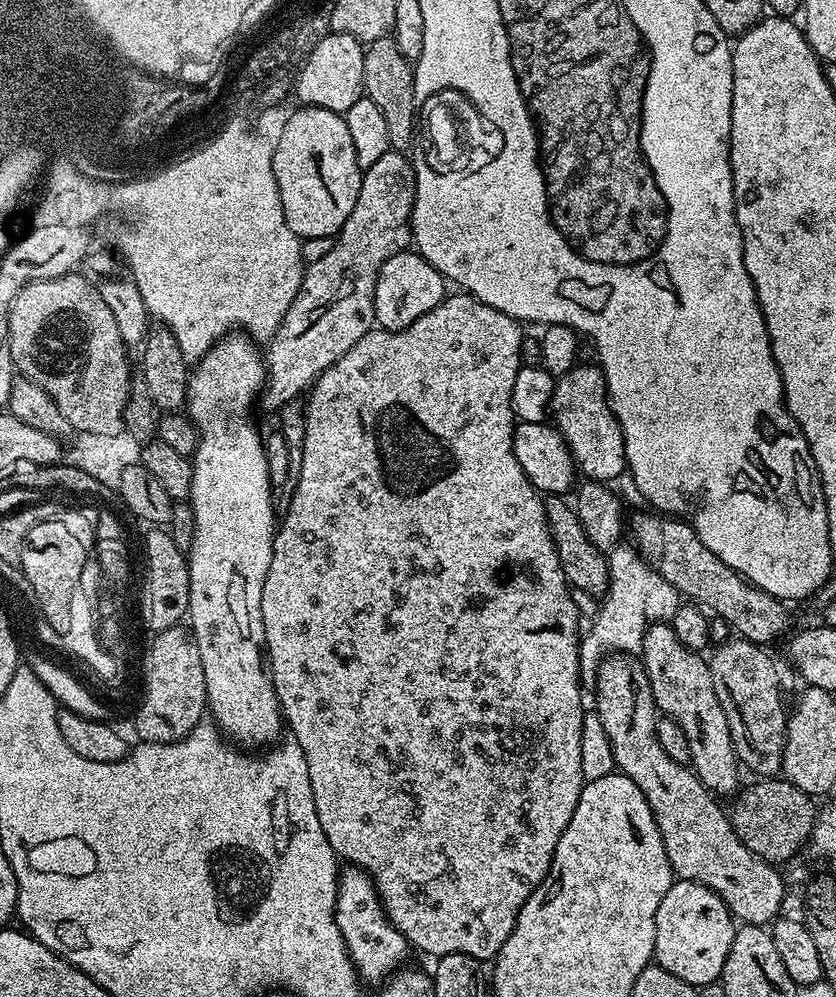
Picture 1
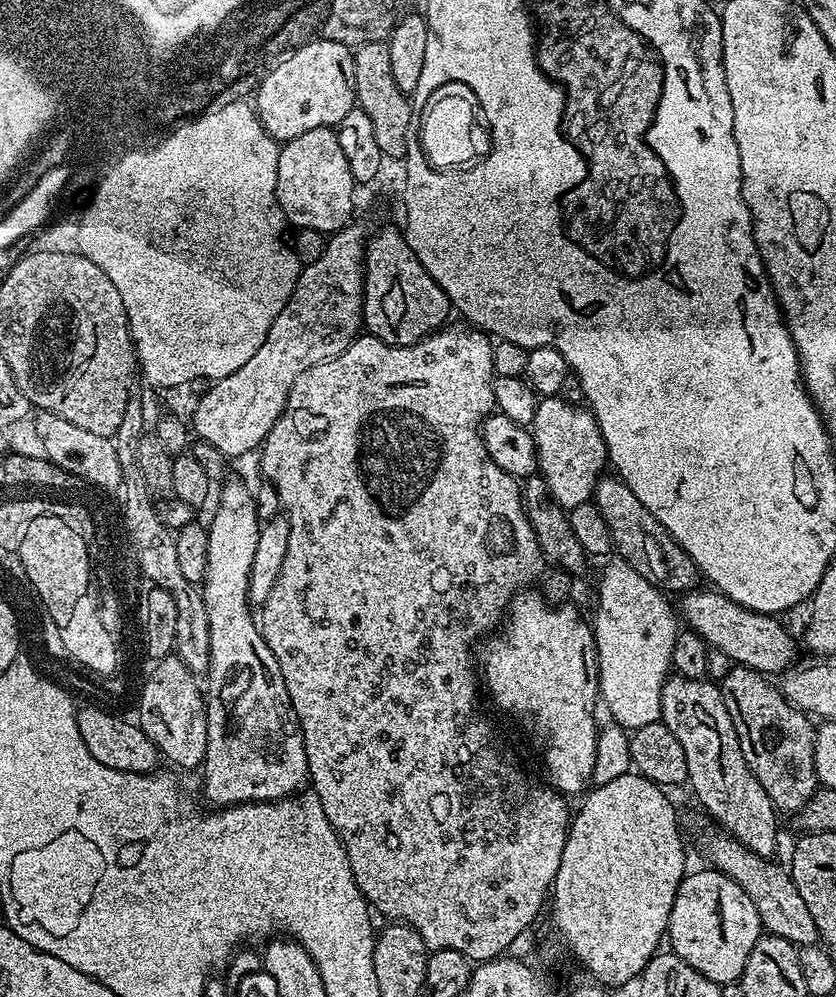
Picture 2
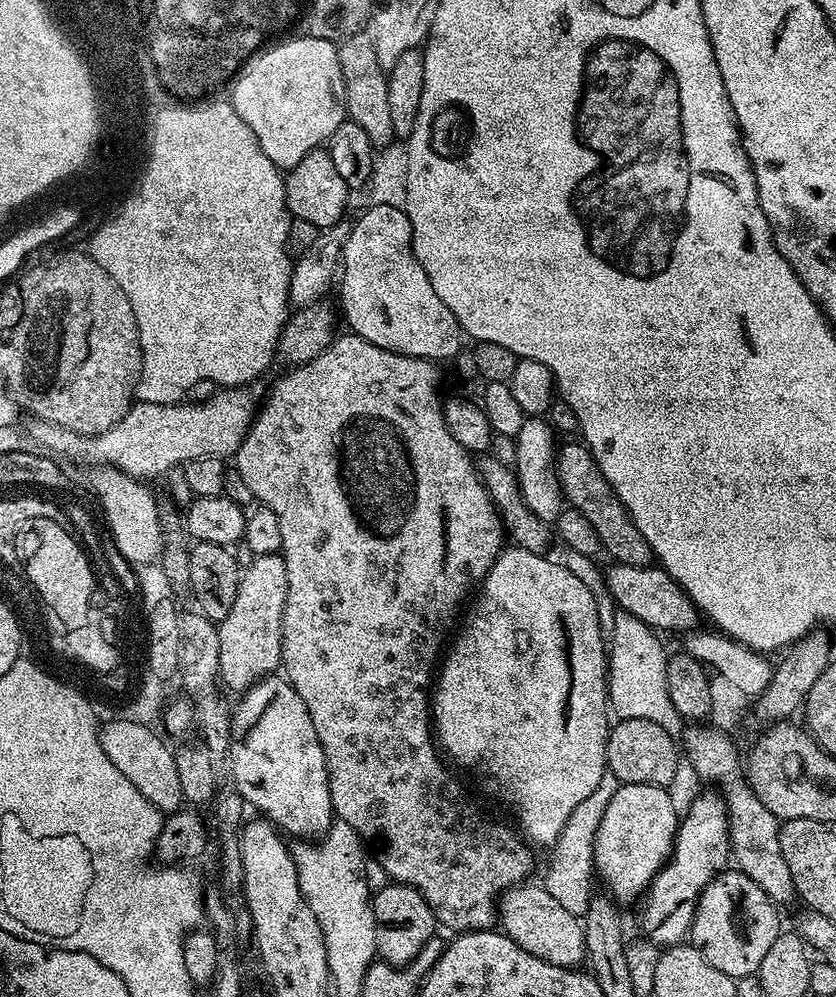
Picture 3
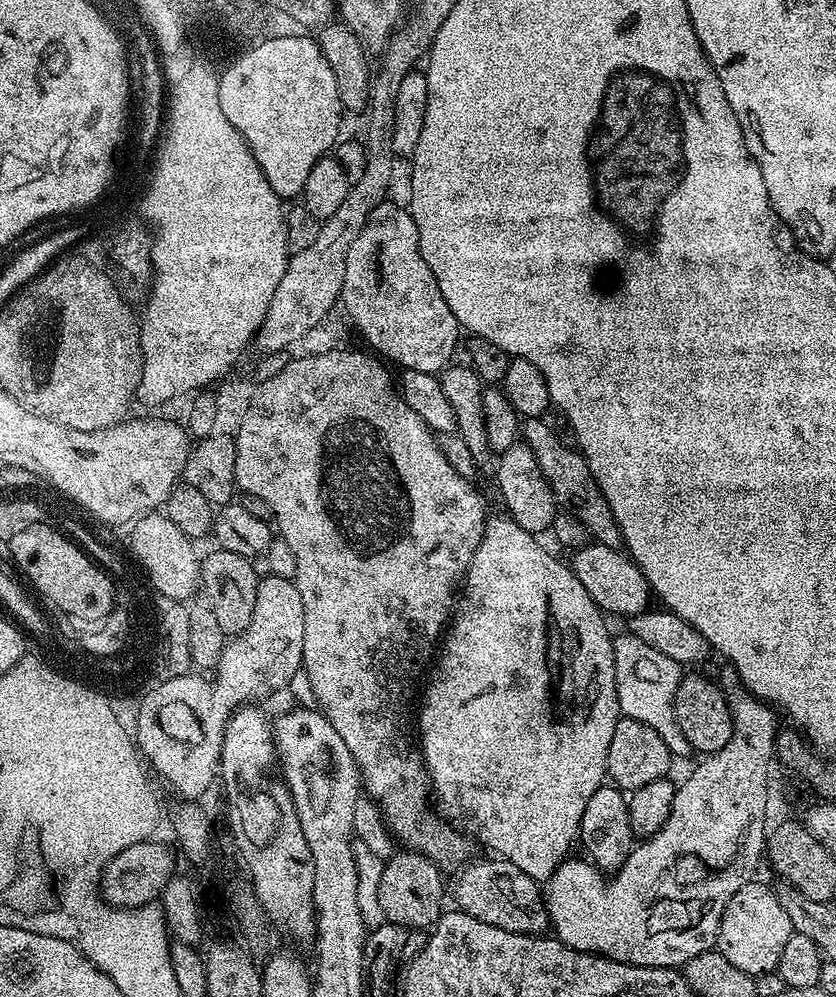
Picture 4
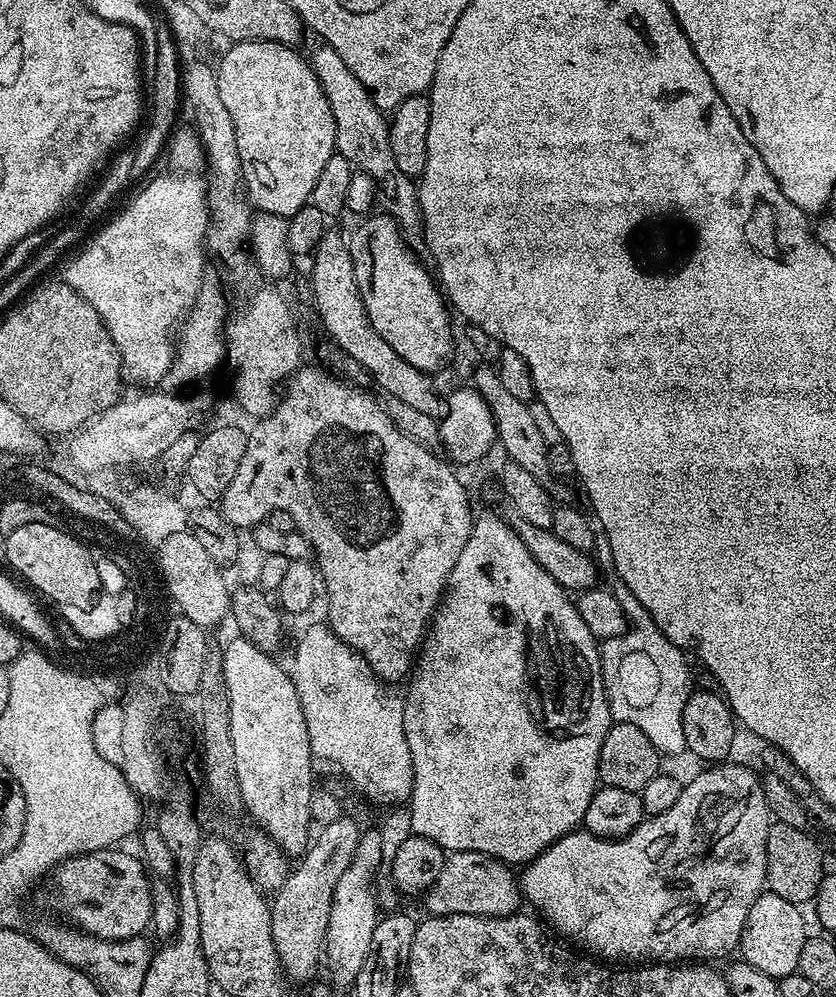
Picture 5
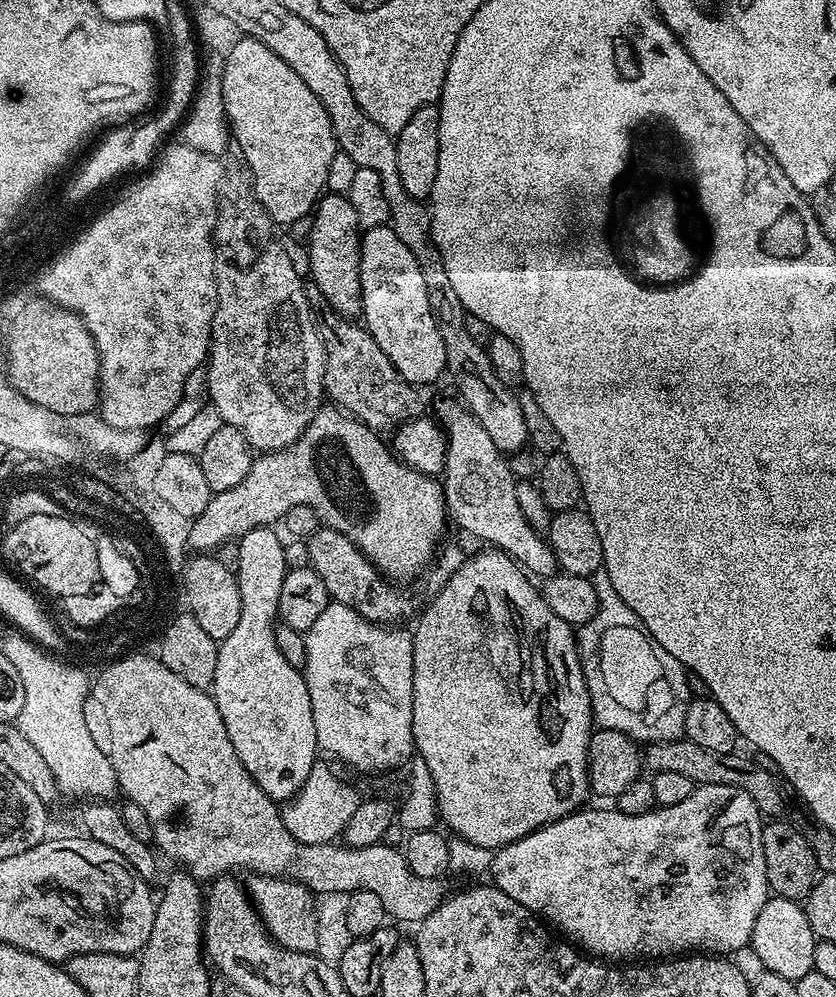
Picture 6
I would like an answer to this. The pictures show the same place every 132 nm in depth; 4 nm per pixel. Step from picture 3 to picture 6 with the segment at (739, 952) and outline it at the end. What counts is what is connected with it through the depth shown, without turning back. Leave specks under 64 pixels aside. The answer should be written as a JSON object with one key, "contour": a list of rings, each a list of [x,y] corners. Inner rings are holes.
{"contour":[[[773,895],[762,906],[758,922],[754,922],[750,952],[760,959],[759,967],[763,971],[782,974],[782,978],[797,981],[814,969],[814,950],[817,943],[803,907],[797,901]]]}

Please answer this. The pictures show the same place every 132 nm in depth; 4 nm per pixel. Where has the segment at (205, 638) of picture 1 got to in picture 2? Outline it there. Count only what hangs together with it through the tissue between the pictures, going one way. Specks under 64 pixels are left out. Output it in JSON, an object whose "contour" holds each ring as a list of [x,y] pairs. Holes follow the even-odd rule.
{"contour":[[[235,483],[223,485],[225,488],[220,492],[220,509],[213,514],[212,524],[207,525],[206,574],[202,585],[210,636],[206,673],[208,725],[202,773],[204,796],[212,806],[263,804],[269,800],[282,800],[299,793],[309,783],[302,729],[296,720],[282,670],[278,670],[278,662],[266,646],[264,635],[254,619],[253,605],[248,599],[250,570],[262,524],[256,518],[256,504],[243,483]]]}

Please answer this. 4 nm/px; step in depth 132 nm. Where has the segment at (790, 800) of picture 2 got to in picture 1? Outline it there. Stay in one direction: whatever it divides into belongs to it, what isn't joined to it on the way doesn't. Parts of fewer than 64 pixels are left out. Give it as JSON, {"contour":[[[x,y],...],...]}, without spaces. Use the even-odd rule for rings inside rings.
{"contour":[[[731,638],[716,648],[713,656],[707,657],[710,678],[714,678],[714,694],[722,702],[726,722],[732,731],[732,741],[736,744],[736,755],[743,767],[757,772],[757,777],[772,778],[781,771],[783,752],[787,742],[786,730],[789,717],[784,714],[784,700],[780,697],[780,672],[776,664],[767,656],[765,649],[758,644],[751,644],[743,638]]]}

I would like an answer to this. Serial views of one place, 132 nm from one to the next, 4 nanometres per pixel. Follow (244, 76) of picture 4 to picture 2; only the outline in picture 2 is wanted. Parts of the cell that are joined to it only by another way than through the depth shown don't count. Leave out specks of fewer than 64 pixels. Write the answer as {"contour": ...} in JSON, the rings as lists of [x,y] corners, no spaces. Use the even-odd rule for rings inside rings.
{"contour":[[[317,38],[306,46],[289,52],[271,70],[263,73],[261,80],[264,81],[256,92],[256,100],[254,99],[258,123],[277,142],[298,138],[298,134],[306,134],[306,130],[338,126],[342,118],[346,118],[346,114],[350,114],[350,110],[357,107],[353,49],[333,40]]]}

